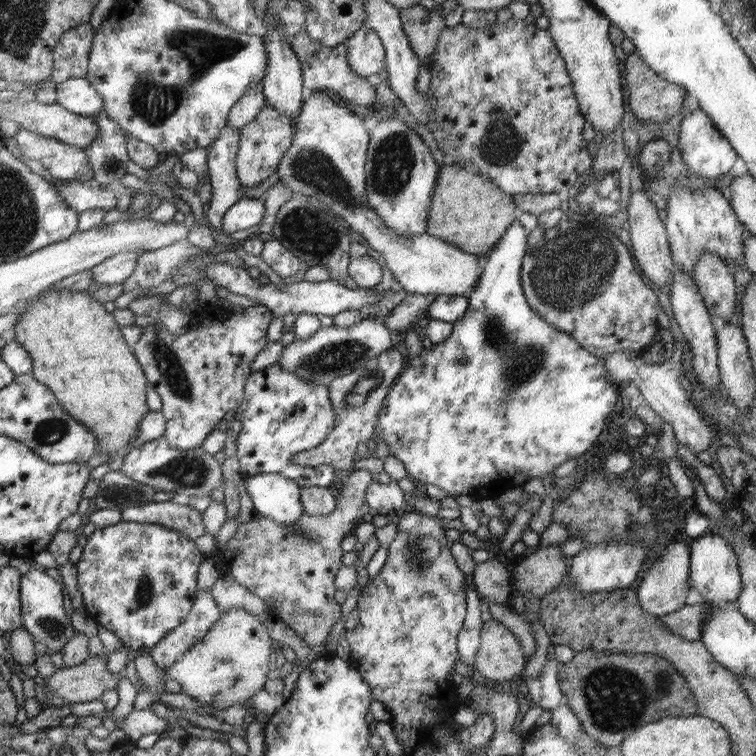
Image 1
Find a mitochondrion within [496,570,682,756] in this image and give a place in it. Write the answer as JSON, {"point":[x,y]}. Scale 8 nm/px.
{"point":[612,700]}

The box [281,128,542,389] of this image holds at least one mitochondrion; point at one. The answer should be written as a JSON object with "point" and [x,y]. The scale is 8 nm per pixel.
{"point":[312,167]}

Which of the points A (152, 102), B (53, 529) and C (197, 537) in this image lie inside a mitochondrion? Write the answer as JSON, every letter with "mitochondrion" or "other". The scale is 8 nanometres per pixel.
{"A":"mitochondrion","B":"other","C":"other"}

